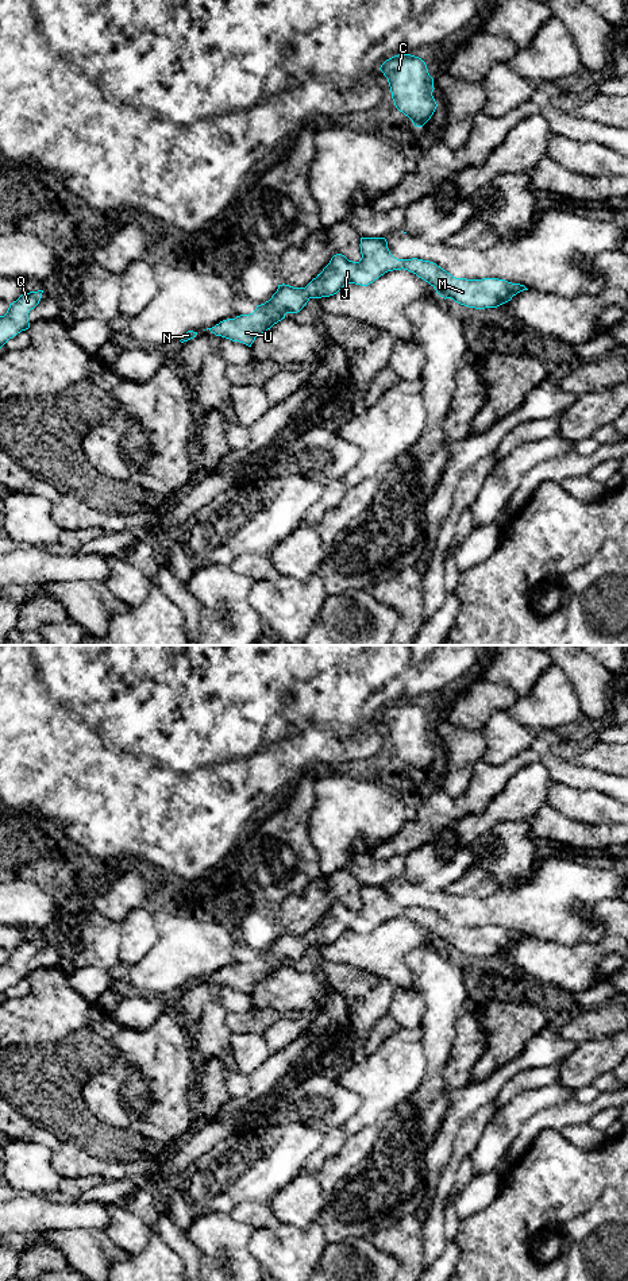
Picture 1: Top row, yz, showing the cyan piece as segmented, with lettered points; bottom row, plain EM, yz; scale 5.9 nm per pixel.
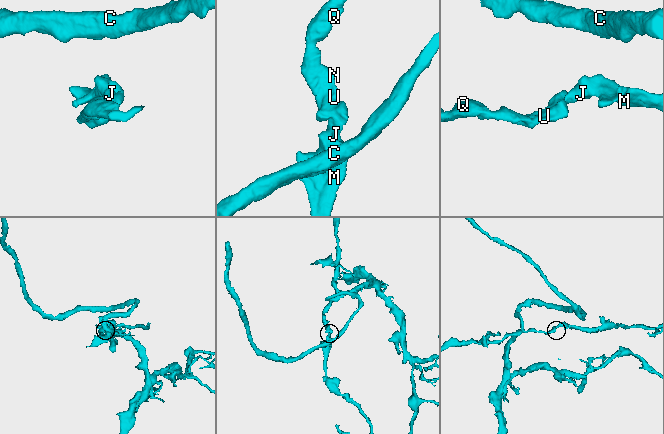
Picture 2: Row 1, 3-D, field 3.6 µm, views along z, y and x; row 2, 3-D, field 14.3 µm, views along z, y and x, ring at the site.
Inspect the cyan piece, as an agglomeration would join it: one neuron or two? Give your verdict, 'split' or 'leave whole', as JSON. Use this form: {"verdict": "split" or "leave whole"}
{"verdict": "leave whole"}

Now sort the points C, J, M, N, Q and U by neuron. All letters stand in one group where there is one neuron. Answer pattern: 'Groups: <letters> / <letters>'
Groups: C J M N Q U

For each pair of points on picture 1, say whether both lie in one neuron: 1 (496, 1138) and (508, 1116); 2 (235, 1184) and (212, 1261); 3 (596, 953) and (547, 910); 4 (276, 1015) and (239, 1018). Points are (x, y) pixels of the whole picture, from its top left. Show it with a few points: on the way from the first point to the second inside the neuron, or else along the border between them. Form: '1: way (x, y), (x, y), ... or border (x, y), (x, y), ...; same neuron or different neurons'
1: way (500, 1133), (507, 1122); same neuron
2: border (204, 1211), (219, 1211), (228, 1215); different neurons
3: border (604, 925), (604, 933), (593, 942), (551, 942); different neurons
4: way (266, 1018), (249, 1018); same neuron

